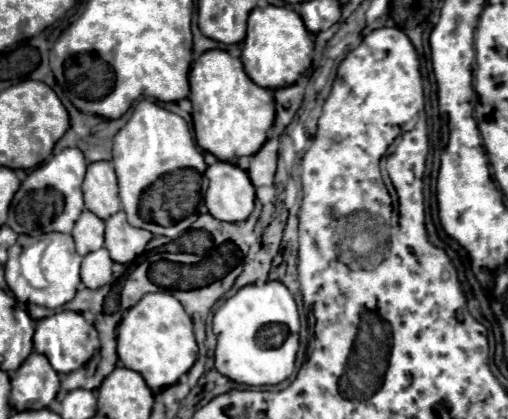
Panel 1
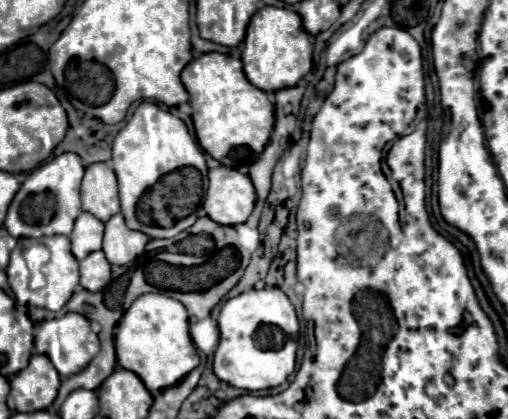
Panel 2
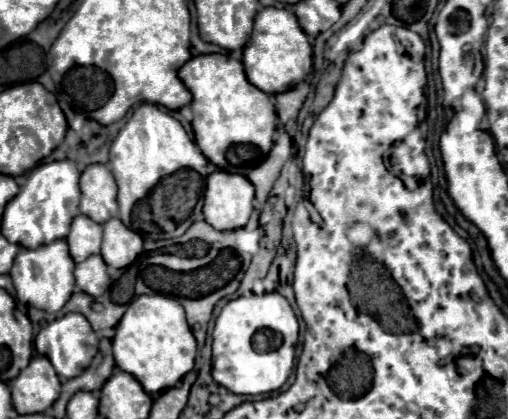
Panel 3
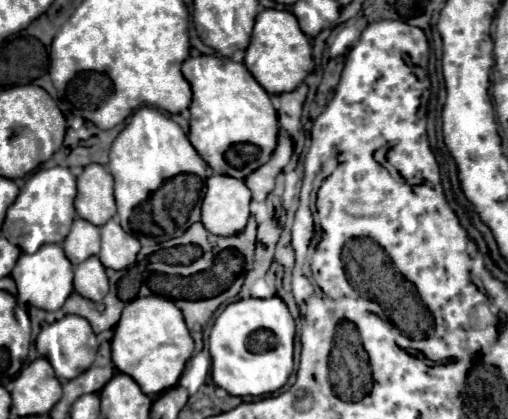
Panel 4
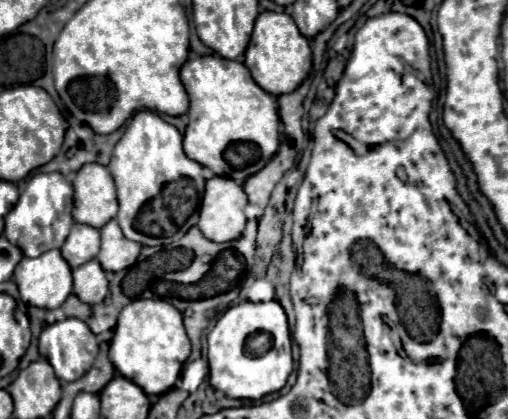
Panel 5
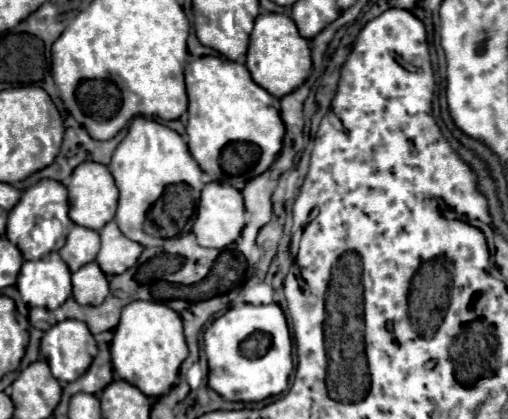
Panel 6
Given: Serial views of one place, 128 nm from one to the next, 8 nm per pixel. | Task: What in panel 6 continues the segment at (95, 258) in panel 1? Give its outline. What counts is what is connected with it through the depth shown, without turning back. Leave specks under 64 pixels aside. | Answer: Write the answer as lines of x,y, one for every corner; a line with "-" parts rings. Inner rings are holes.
96,262
86,264
78,272
74,272
72,286
74,286
72,296
78,304
98,306
108,296
108,278
104,276
104,272
100,272
100,266

